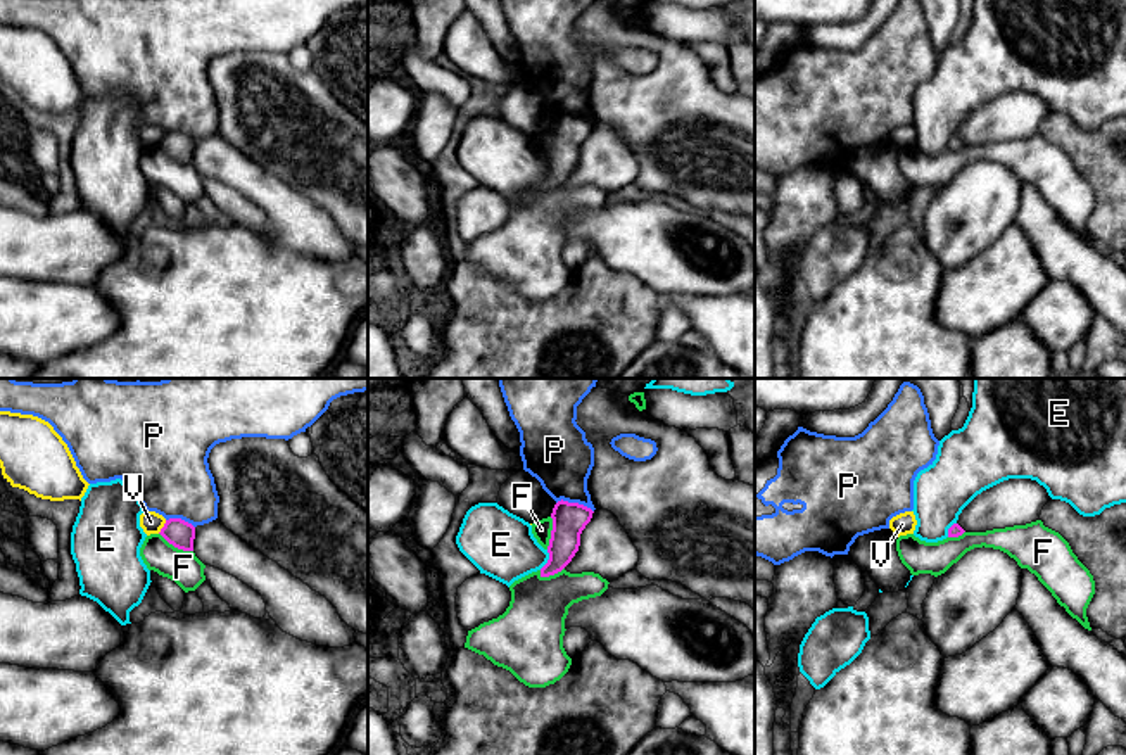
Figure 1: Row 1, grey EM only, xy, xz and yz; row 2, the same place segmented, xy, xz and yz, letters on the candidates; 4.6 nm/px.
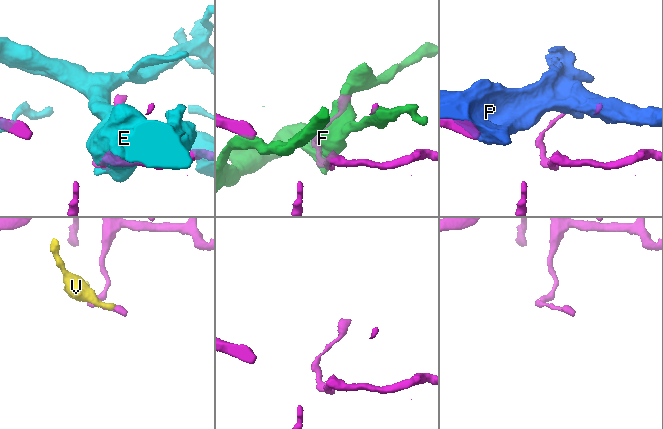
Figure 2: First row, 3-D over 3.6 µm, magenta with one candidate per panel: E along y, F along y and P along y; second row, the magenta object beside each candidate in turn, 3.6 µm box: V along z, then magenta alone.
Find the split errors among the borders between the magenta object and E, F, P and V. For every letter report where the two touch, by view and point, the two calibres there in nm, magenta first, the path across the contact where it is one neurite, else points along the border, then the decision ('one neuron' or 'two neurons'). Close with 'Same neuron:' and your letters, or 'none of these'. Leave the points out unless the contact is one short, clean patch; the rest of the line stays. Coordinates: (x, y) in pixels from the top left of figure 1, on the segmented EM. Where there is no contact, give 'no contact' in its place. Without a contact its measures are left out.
E: contact xz (548, 560); calibres 160 and 300 nm; two neurons
F: contact xy (177, 546); calibres 130 and 160 nm; two neurons
P: contact xz (575, 503); calibres 160 and 300 nm; two neurons
V: contact xy (163, 527); calibres 130 and 100 nm; two neurons
Same neuron: none of these

